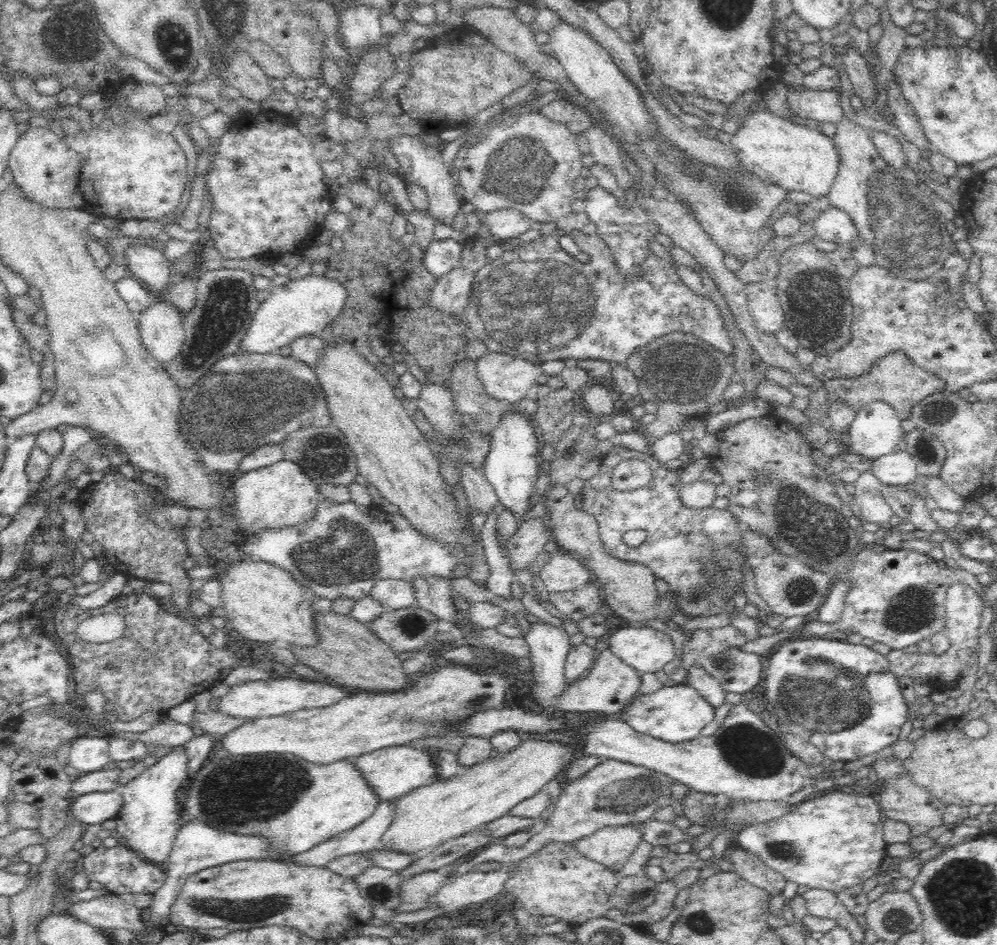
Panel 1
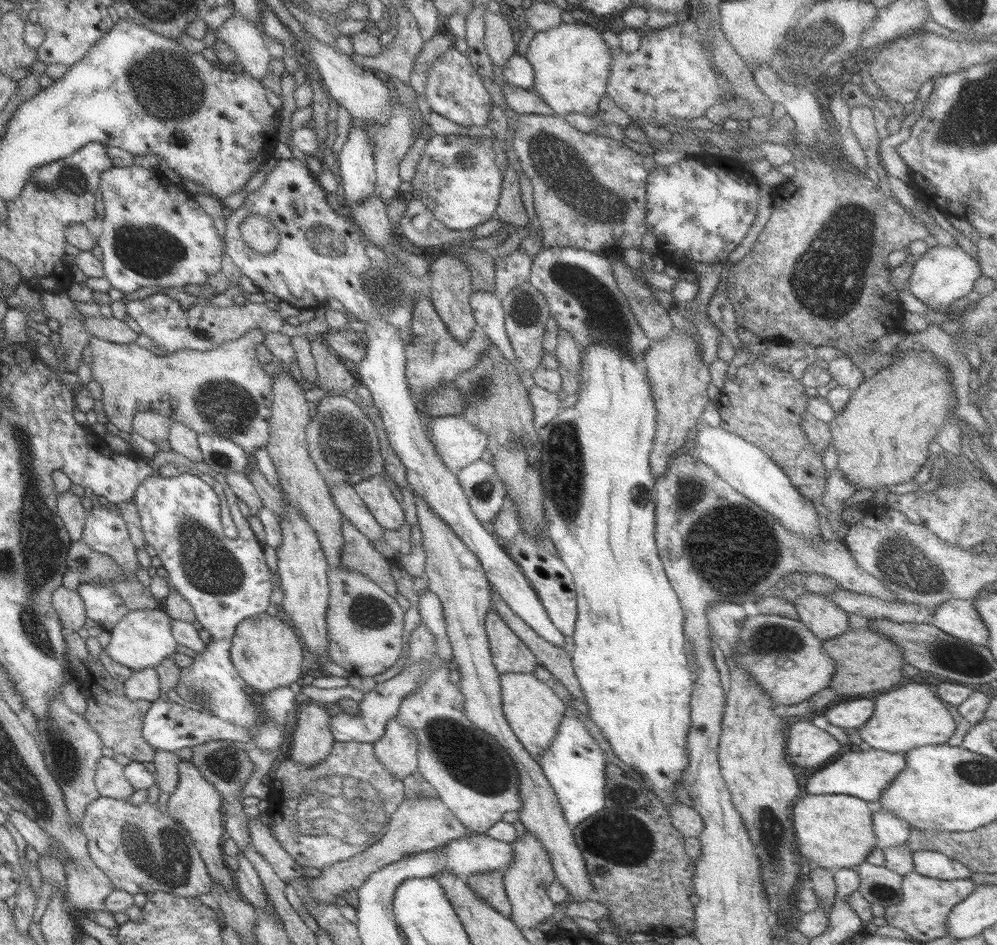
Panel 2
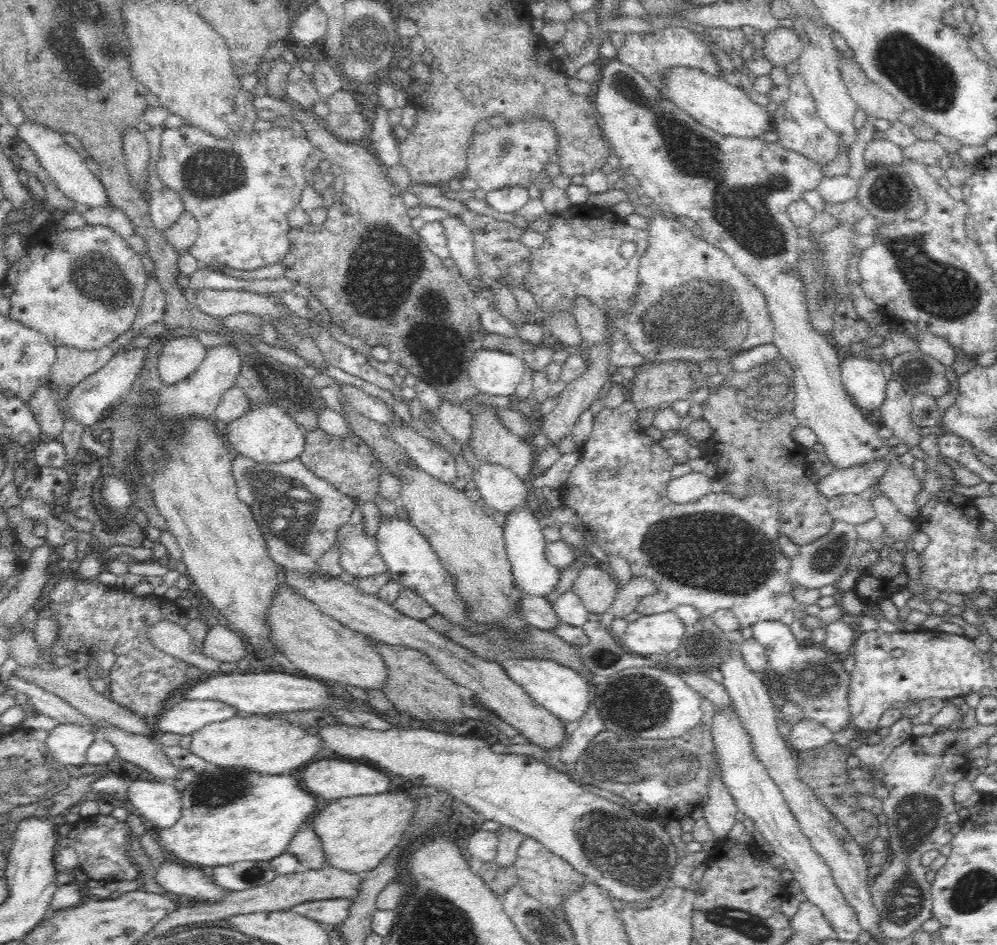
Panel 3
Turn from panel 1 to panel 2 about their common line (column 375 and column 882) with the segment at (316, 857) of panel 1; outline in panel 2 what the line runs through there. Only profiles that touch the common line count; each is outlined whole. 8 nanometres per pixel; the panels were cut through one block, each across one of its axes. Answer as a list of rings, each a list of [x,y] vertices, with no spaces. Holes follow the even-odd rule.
[[[879,807],[873,810],[872,831],[876,838],[876,847],[894,848],[902,846],[909,840],[911,829],[906,822],[893,816],[892,812],[884,812]]]

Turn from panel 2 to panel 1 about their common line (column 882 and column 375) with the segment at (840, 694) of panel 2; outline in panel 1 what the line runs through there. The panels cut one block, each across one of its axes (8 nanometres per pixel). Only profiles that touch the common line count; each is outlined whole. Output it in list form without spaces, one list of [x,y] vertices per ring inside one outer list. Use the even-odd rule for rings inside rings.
[[[320,611],[314,615],[318,640],[312,647],[292,648],[296,660],[322,674],[321,680],[332,680],[340,686],[362,690],[402,690],[408,688],[414,676],[407,676],[390,646],[380,640],[368,624],[354,620],[349,614],[342,616],[332,611]]]

